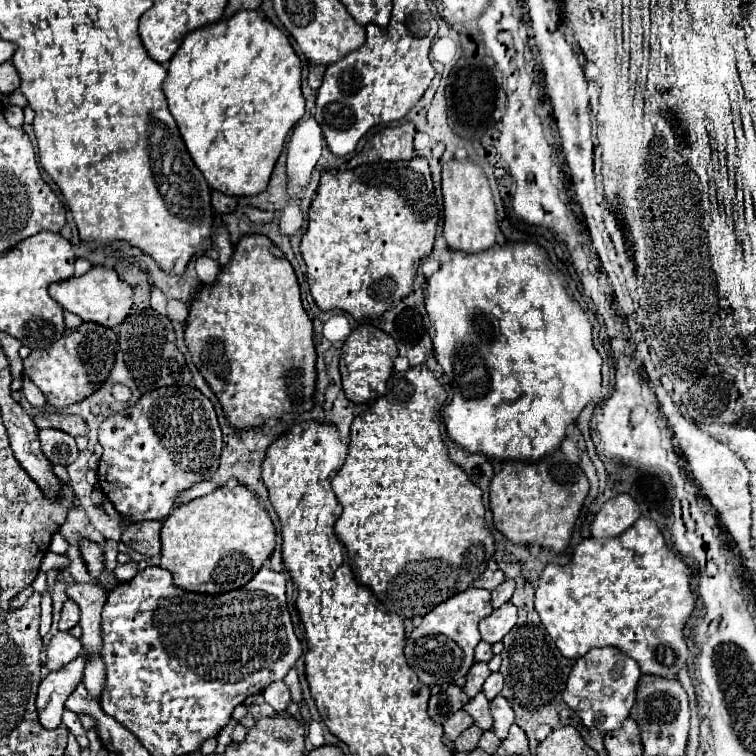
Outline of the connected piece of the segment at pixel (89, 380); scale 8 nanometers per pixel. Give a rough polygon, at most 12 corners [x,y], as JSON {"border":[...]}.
{"border":[[65,328],[23,374],[47,404],[67,408],[107,380],[119,334]]}

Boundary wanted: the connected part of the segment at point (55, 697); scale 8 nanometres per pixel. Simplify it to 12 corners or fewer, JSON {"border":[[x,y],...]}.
{"border":[[85,652],[41,680],[35,704],[45,728],[61,724],[65,700],[83,680]]}

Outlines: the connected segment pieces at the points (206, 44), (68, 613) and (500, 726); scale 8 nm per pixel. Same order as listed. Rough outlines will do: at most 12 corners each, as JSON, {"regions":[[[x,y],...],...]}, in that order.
{"regions":[[[257,10],[189,32],[163,90],[211,188],[267,188],[305,114]],[[67,600],[61,610],[59,630],[67,632],[79,624],[79,606]],[[503,696],[491,702],[493,732],[503,740],[513,724],[513,708]]]}

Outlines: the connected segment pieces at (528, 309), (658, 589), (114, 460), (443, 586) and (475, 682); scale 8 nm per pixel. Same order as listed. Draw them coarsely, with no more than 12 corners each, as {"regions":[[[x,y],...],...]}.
{"regions":[[[537,244],[427,280],[449,438],[537,462],[601,392]],[[641,516],[549,564],[535,610],[565,658],[613,646],[675,680],[689,568]],[[185,384],[99,428],[97,478],[135,522],[217,472],[221,426]],[[393,372],[331,480],[355,580],[401,618],[495,552],[445,388]],[[475,662],[467,674],[463,692],[479,694],[491,674],[487,664]]]}

